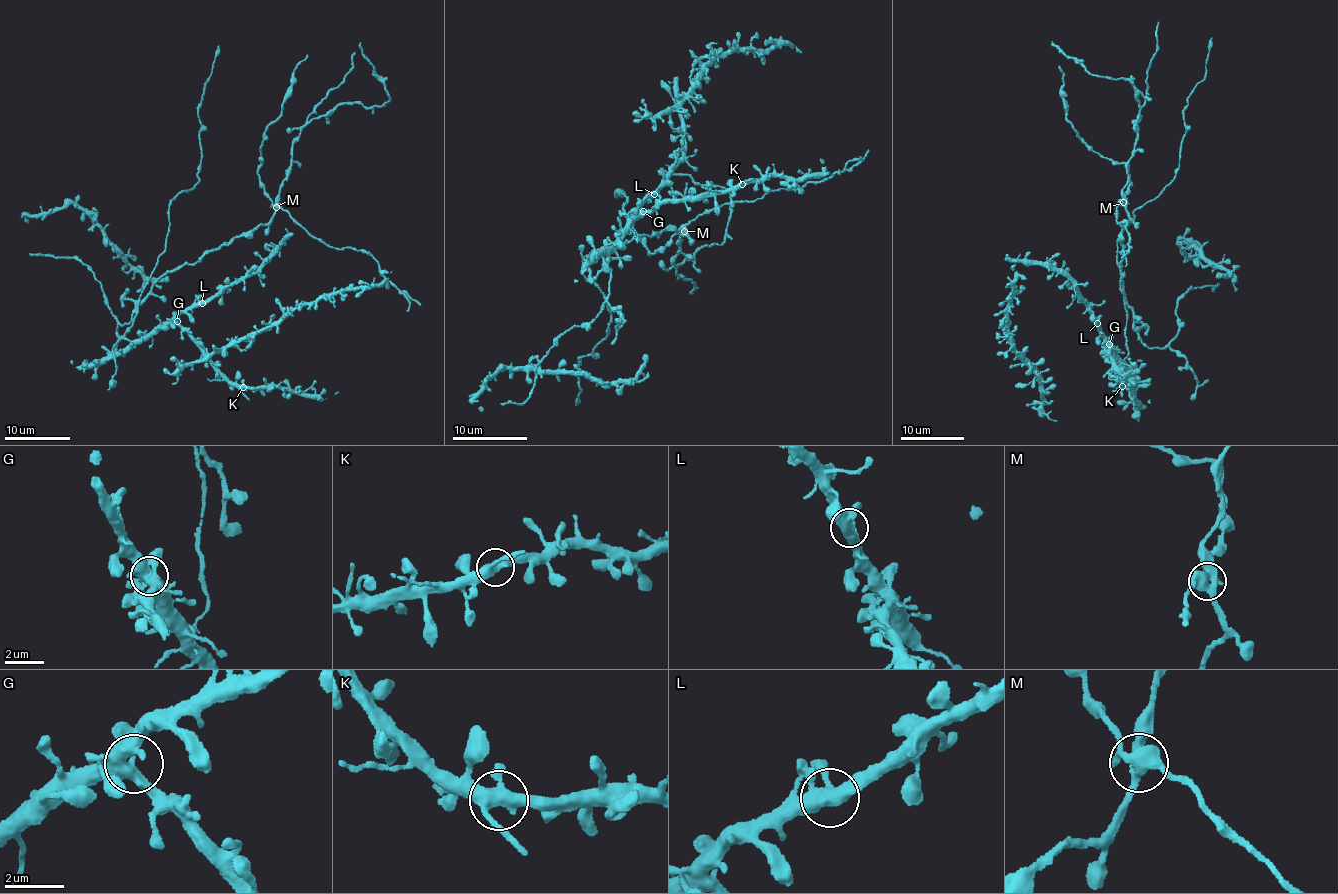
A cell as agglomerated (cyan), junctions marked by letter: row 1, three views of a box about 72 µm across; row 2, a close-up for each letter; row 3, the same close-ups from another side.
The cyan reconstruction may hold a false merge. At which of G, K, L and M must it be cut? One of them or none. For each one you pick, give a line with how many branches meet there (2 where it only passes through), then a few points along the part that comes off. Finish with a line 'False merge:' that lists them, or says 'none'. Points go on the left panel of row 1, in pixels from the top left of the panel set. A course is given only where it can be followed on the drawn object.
M: branches 4; course (277, 207), (259, 181), (260, 149), (269, 124), (281, 113), (294, 68), (307, 54)
False merge: M

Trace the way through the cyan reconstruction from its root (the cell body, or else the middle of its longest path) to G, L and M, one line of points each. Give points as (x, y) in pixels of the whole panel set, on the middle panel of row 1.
G: (600, 253), (602, 249), (609, 247), (607, 243), (606, 248), (643, 211)
L: (600, 253), (602, 249), (609, 247), (607, 243), (606, 248), (654, 194)
M: (600, 253), (609, 254), (614, 247), (642, 235), (652, 238), (671, 228), (685, 236), (685, 230)

